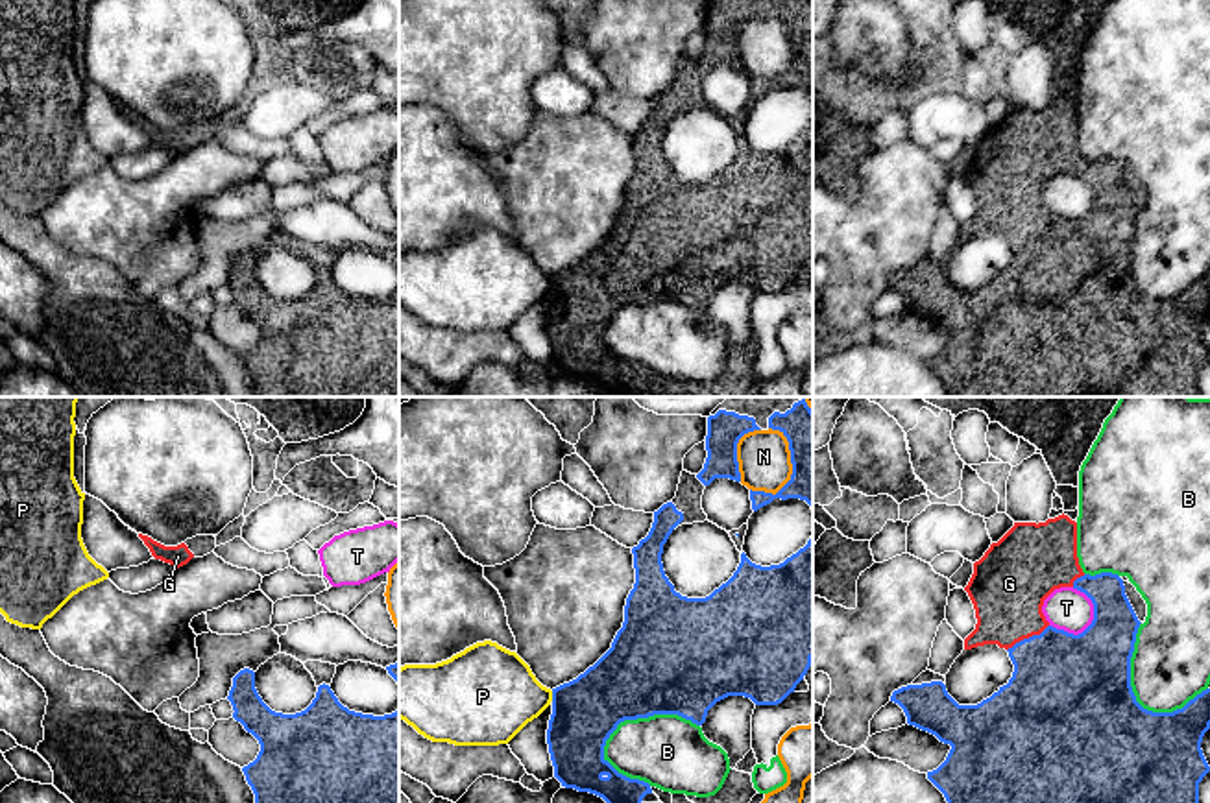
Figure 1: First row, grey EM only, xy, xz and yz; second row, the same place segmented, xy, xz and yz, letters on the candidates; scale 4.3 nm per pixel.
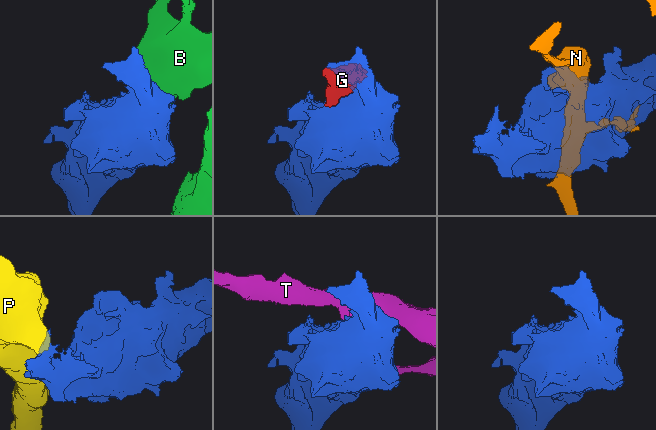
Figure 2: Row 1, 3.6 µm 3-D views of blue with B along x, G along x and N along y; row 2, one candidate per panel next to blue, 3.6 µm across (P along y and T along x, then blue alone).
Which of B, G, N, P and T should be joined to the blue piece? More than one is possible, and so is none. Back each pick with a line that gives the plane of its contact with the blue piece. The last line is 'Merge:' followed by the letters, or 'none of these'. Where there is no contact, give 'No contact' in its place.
G: Touches blue in yz
Merge: G

